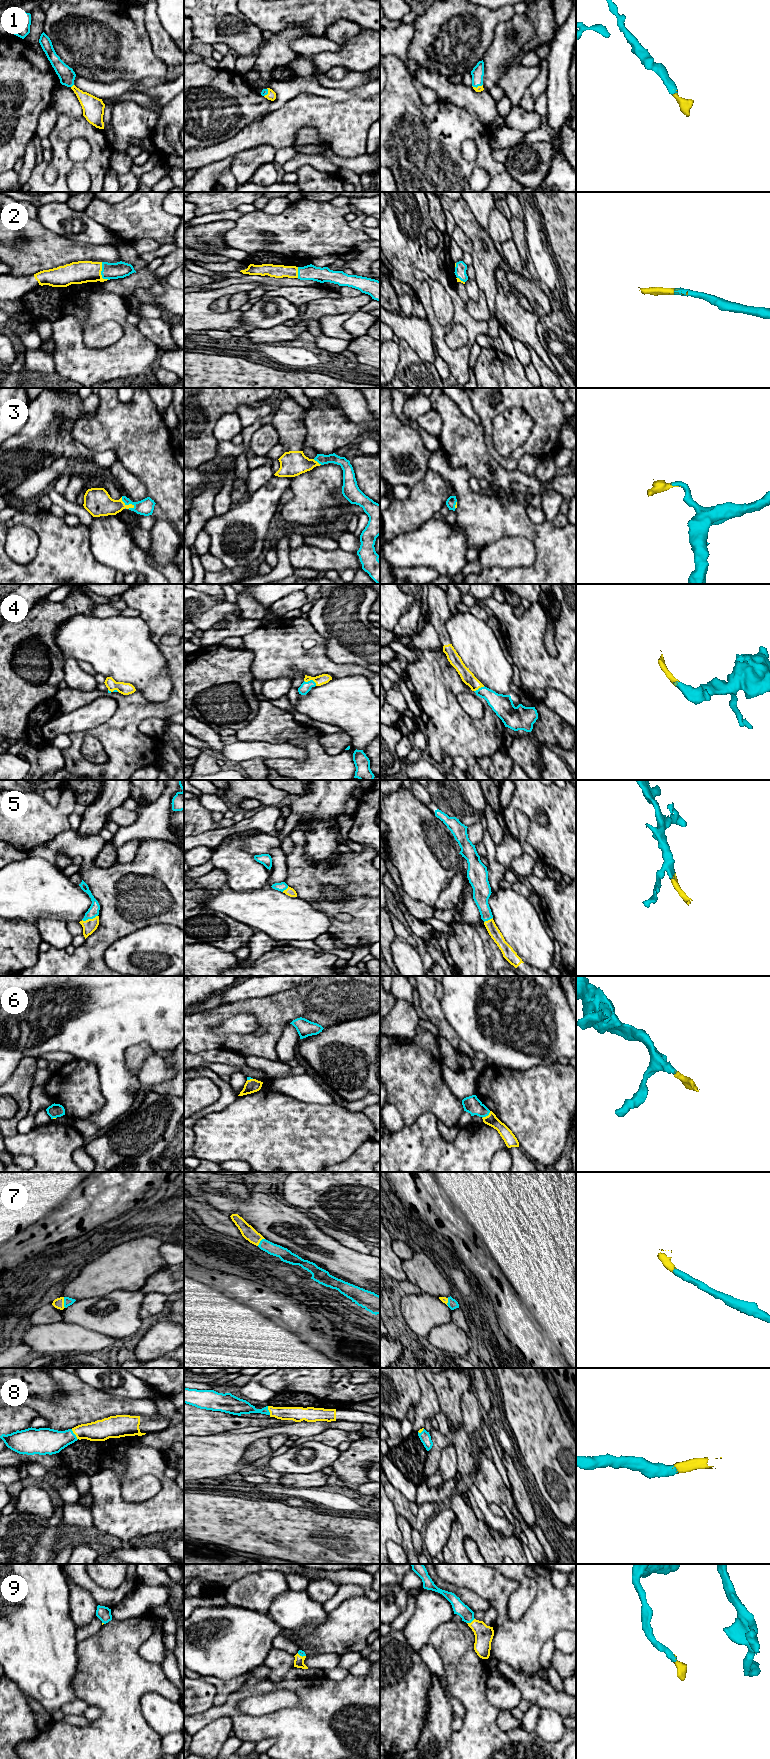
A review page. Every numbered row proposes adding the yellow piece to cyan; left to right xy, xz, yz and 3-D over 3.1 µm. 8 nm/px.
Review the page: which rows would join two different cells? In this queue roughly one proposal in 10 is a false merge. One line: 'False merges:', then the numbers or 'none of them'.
False merges: none of them

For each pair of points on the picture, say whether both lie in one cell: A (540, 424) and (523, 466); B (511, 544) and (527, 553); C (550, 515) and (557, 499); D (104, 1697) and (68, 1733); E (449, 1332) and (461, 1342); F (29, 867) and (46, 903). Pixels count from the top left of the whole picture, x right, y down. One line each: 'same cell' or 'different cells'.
A: different cells
B: same cell
C: same cell
D: same cell
E: same cell
F: same cell

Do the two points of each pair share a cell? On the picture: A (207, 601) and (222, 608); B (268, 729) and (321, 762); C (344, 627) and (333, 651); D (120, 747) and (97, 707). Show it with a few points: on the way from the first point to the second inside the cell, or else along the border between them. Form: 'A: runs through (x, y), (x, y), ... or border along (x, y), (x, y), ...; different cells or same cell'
A: border along (223, 602), (217, 603), (194, 616); different cells
B: runs through (282, 729), (296, 734), (310, 748); same cell
C: runs through (344, 633), (344, 640), (339, 645); same cell
D: border along (117, 702), (115, 712), (107, 720), (83, 730); different cells

